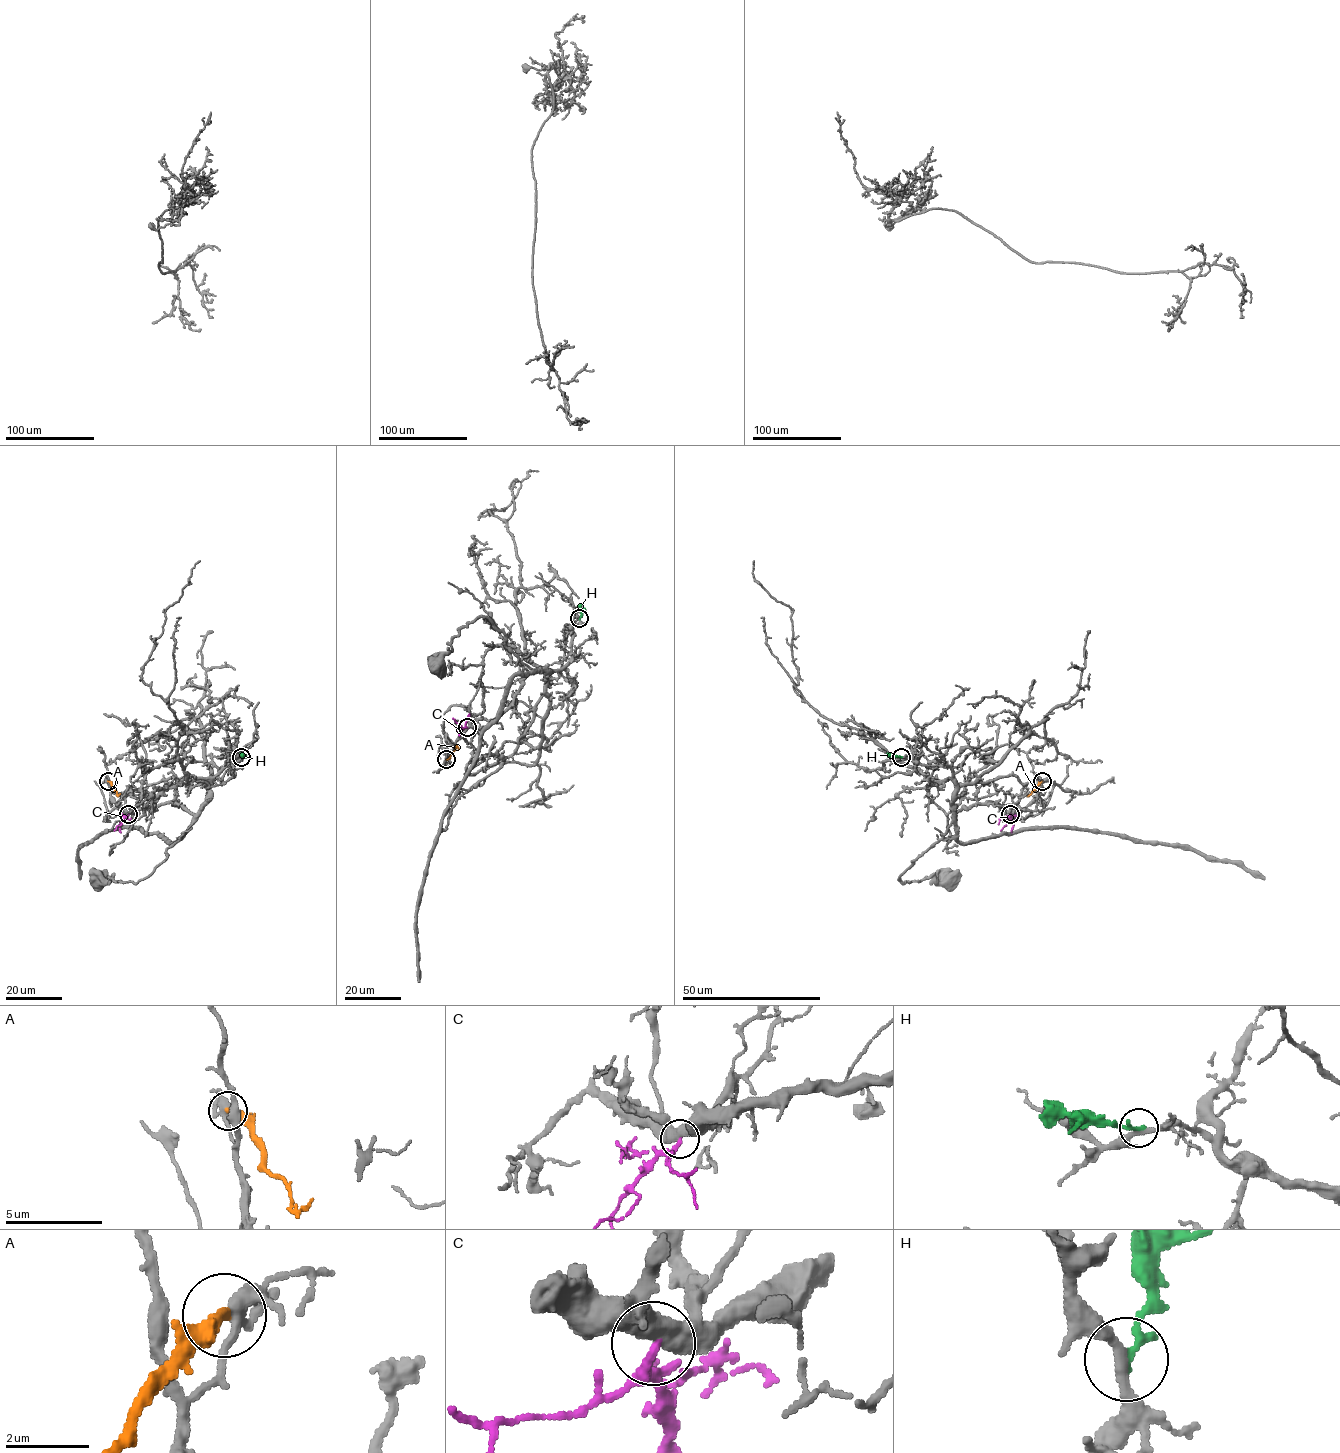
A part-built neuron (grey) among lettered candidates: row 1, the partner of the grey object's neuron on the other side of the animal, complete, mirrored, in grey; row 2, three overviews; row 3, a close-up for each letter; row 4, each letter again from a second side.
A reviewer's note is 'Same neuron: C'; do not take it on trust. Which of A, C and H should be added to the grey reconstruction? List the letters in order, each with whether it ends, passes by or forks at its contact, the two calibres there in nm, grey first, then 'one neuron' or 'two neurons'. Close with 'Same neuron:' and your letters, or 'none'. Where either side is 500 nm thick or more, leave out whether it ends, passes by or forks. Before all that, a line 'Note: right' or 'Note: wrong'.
Note: wrong
A: it ends there; 280 nm thick on the grey side, 280 nm on the other; two neurons
C: it ends there; 480 nm thick on the grey side, 240 nm on the other; two neurons
H: it ends there; 240 nm thick on the grey side, 240 nm on the other; two neurons
Same neuron: none

